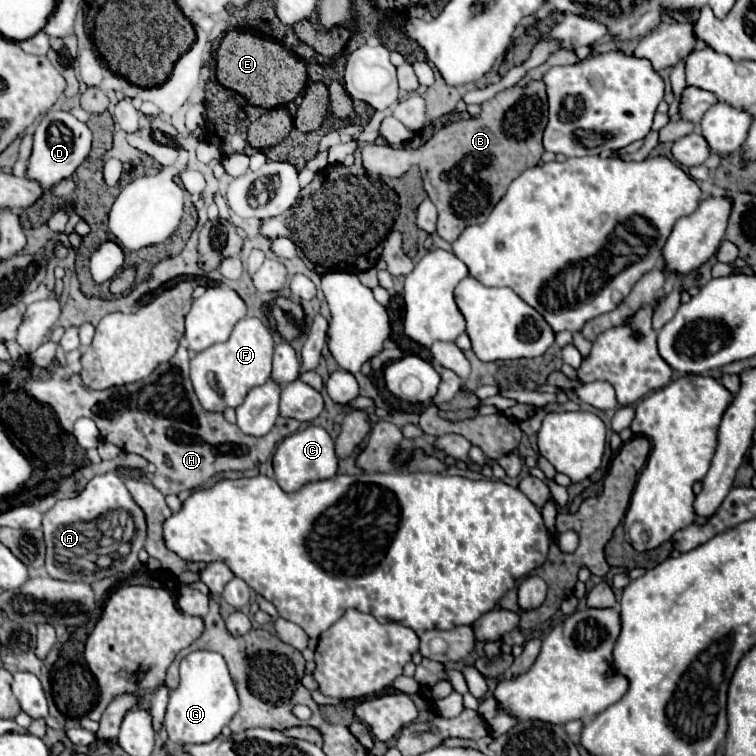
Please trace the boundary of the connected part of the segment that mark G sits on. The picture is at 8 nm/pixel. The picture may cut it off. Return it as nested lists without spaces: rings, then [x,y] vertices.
[[[193,651],[181,661],[181,681],[177,689],[169,691],[169,703],[165,713],[165,729],[173,743],[179,745],[197,745],[197,743],[209,743],[215,737],[221,735],[221,729],[233,719],[233,715],[239,711],[239,697],[233,687],[231,675],[227,671],[225,659],[215,651]]]

